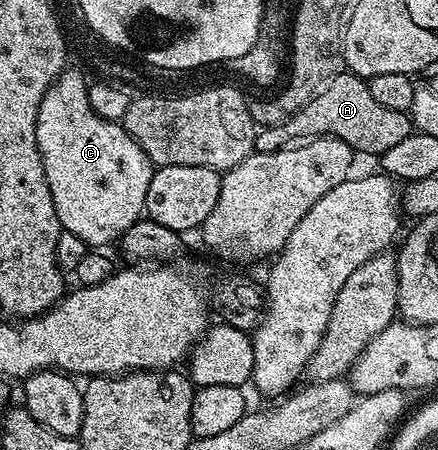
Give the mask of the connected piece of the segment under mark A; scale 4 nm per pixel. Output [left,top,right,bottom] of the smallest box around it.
[255,72,411,156]

